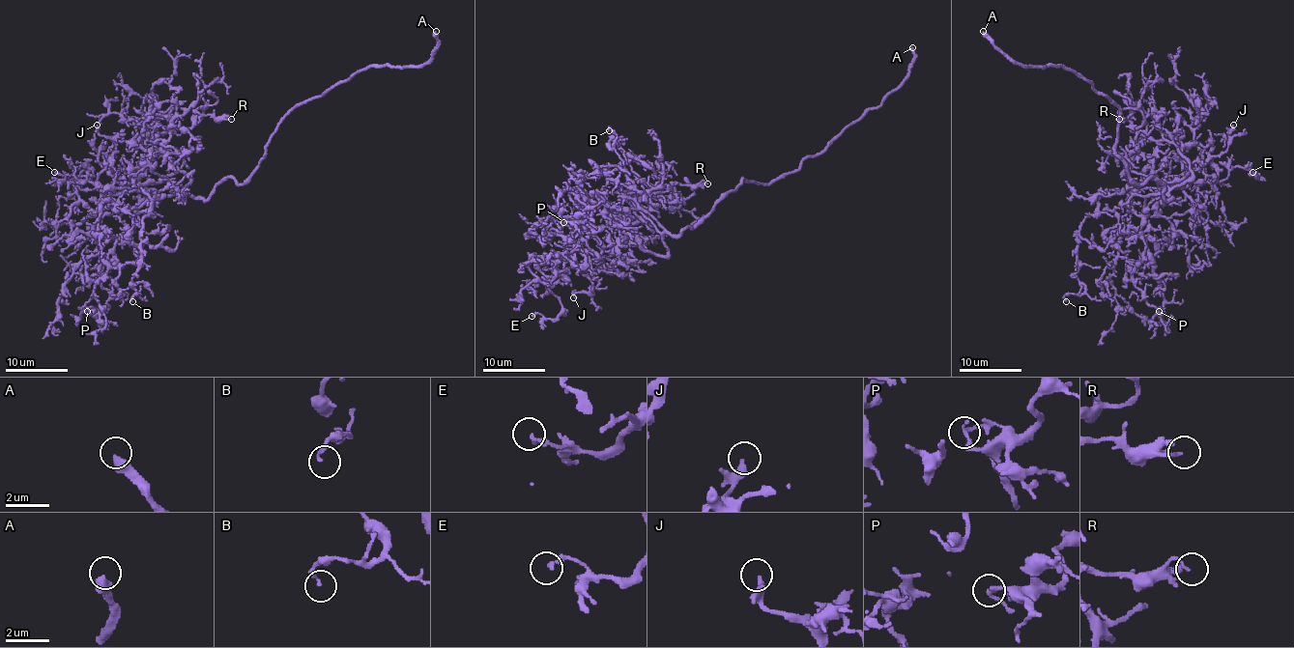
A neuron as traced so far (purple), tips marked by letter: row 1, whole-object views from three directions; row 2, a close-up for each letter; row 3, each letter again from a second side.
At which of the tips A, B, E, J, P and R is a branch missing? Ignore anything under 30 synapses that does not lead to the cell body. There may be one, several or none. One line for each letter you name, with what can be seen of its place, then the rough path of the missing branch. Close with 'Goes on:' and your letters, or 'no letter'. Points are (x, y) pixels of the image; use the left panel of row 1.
A: (436, 31)
Goes on: A

